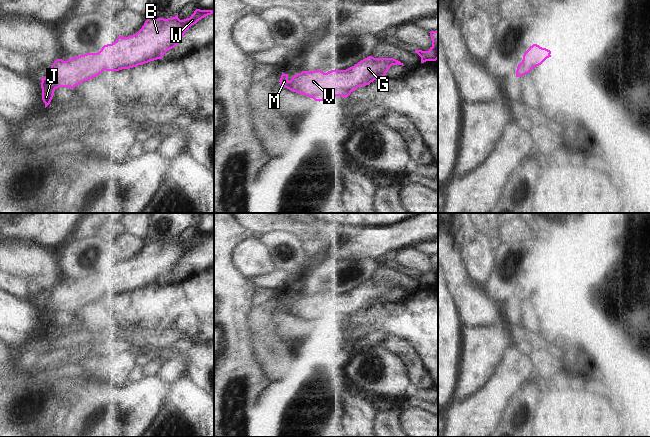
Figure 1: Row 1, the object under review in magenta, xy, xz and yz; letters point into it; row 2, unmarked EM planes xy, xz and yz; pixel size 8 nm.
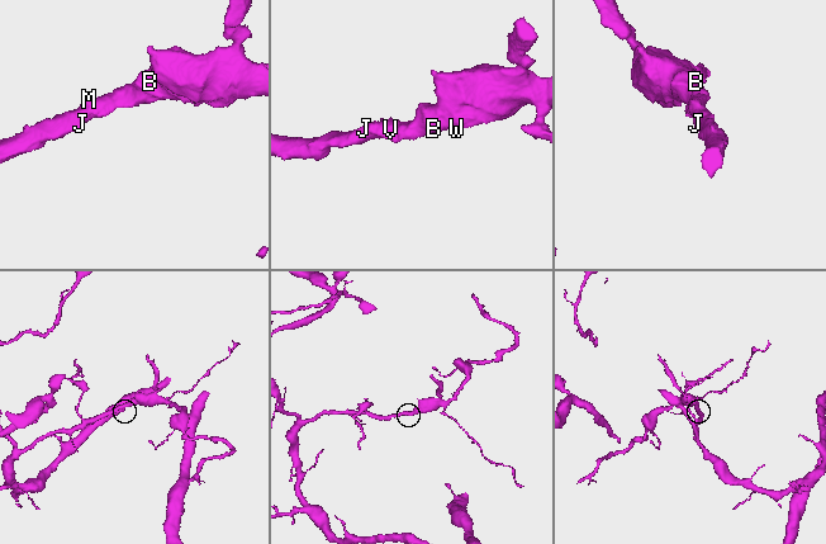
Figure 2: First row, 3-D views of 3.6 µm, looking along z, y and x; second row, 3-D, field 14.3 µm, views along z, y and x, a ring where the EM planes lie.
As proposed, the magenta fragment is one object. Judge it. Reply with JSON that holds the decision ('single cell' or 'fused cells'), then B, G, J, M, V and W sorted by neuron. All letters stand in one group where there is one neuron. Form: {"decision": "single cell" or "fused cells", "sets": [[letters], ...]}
{"decision": "single cell", "sets": [["B", "G", "J", "M", "V", "W"]]}

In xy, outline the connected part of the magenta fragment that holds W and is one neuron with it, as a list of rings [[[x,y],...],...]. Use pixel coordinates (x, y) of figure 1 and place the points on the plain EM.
[[[196,233],[190,242],[184,244],[180,244],[178,238],[175,241],[167,243],[149,239],[142,252],[136,258],[128,261],[118,260],[114,267],[104,269],[98,277],[86,277],[74,280],[67,285],[57,283],[51,289],[50,299],[41,302],[42,324],[45,327],[45,332],[50,328],[56,312],[68,311],[73,313],[82,306],[98,300],[104,294],[119,295],[162,283],[162,280],[168,274],[174,272],[182,264],[185,256],[192,249],[213,237],[214,234]]]

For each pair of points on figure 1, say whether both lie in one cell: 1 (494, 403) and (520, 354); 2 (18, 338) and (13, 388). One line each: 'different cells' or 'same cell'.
1: same cell
2: different cells

